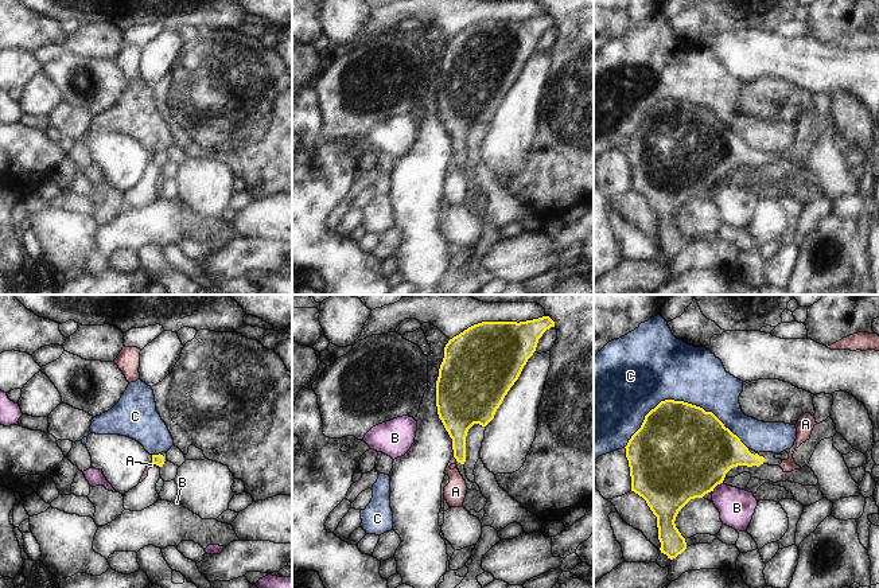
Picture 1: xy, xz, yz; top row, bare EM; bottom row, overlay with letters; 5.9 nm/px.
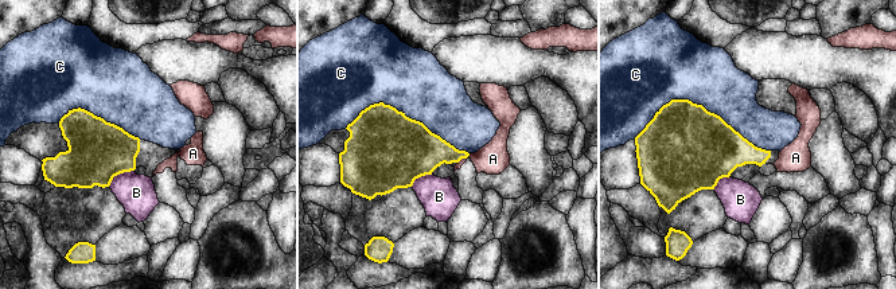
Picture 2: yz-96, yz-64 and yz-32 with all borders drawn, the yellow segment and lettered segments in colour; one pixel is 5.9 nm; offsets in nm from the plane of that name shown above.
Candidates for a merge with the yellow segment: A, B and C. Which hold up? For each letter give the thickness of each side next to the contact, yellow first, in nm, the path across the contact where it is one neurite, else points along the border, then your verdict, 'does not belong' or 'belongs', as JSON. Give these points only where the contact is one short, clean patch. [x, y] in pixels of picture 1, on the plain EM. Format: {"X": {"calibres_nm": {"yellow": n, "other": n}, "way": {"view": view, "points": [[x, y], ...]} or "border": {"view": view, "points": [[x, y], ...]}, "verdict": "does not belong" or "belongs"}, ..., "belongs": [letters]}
{"A": {"calibres_nm": {"yellow": 200, "other": 130}, "border": {"view": "xz", "points": [[452, 155], [456, 159]]}, "verdict": "does not belong"}, "B": {"calibres_nm": {"yellow": 500, "other": 220}, "border": {"view": "yz", "points": [[722, 180], [712, 190]]}, "verdict": "does not belong"}, "C": {"calibres_nm": {"yellow": 500, "other": 400}, "verdict": "does not belong"}, "belongs": []}

